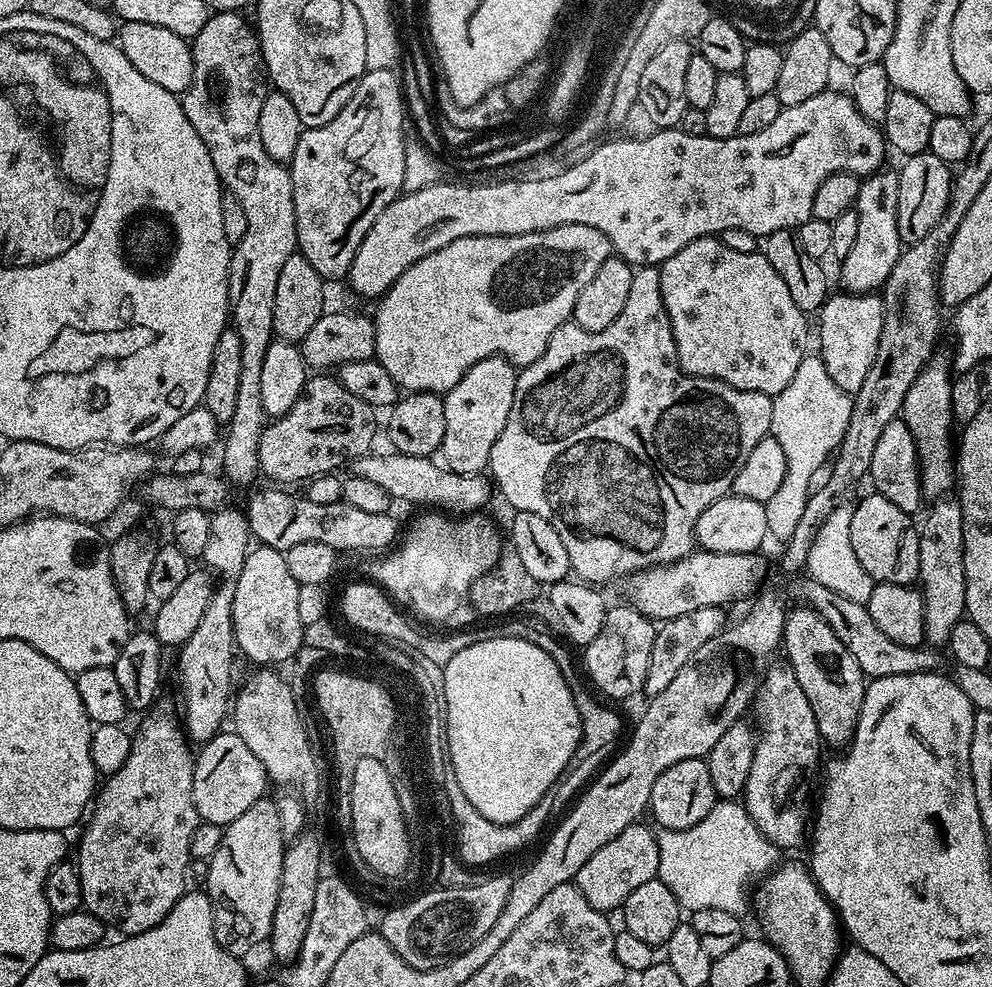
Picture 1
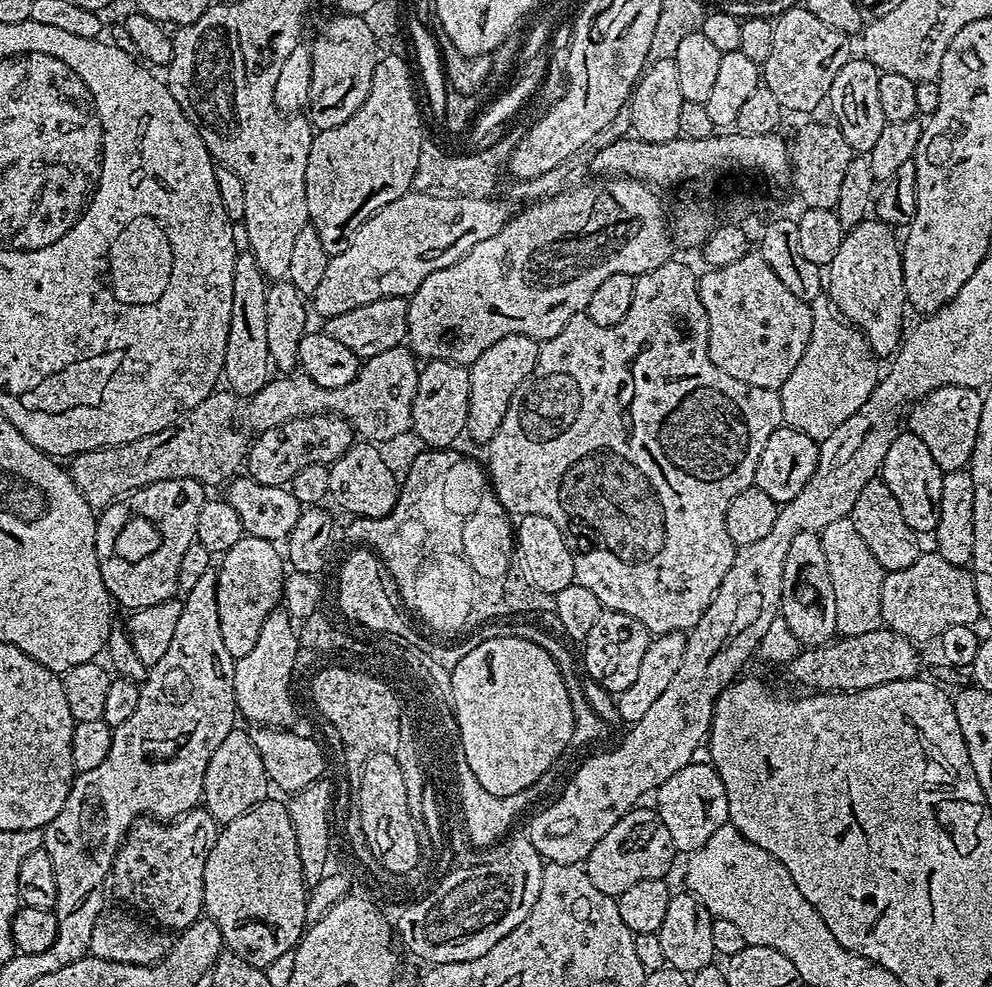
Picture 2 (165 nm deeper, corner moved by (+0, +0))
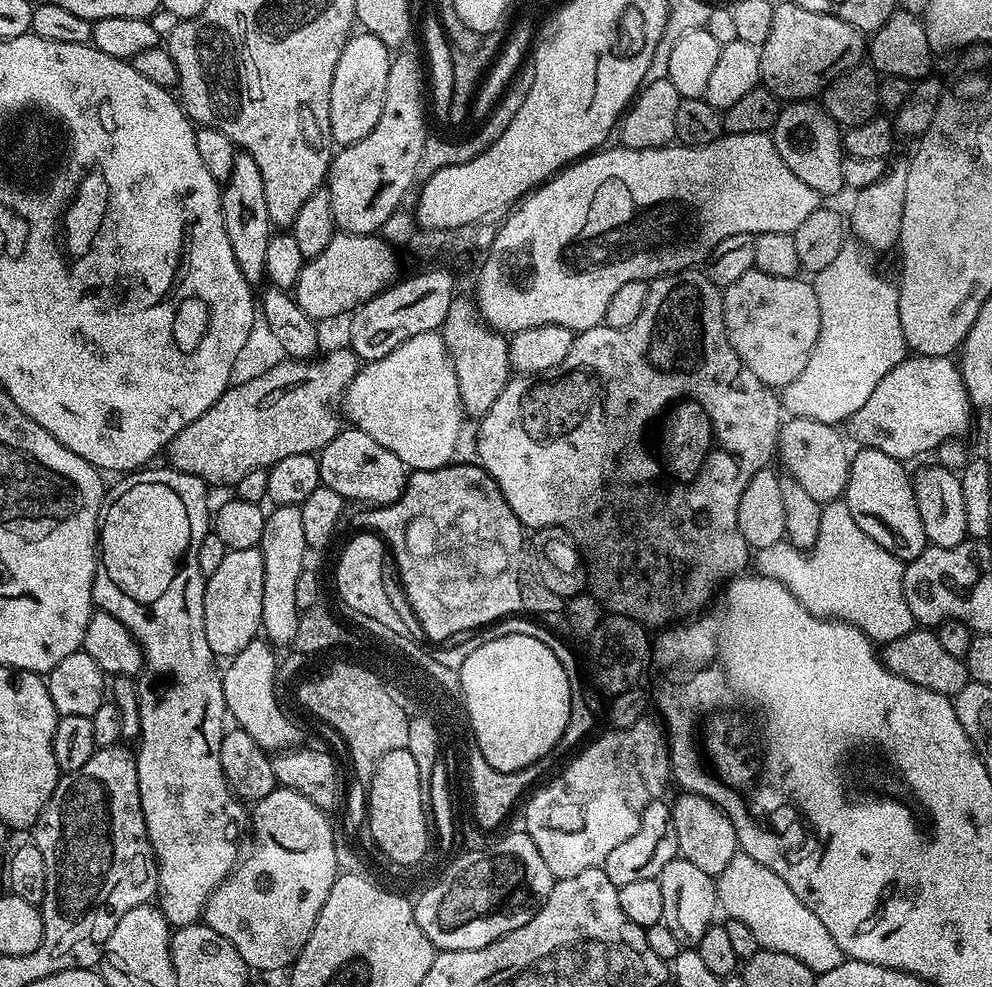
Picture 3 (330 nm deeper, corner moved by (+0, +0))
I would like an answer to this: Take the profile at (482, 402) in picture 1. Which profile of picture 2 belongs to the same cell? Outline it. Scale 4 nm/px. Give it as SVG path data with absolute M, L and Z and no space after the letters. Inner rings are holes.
M510 334L506 338L498 338L494 346L478 354L476 361L468 368L470 406L467 439L477 440L480 446L484 446L494 438L494 434L498 434L498 426L502 426L502 418L506 418L506 406L510 406L514 390L518 390L518 386L522 386L530 370L534 370L539 353L540 344L534 338L522 334Z

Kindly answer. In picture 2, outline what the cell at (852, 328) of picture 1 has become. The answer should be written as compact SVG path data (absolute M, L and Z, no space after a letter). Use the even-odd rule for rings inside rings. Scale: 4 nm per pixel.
M869 218L858 226L847 229L842 238L842 246L838 246L838 254L834 254L834 262L826 266L826 295L833 308L858 329L870 346L873 356L877 358L891 357L899 349L902 337L905 335L904 308L906 312L906 297L904 294L904 257L898 236L893 229L881 220Z

